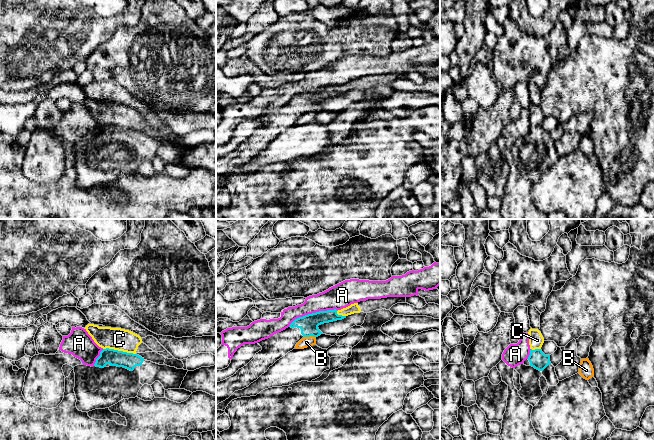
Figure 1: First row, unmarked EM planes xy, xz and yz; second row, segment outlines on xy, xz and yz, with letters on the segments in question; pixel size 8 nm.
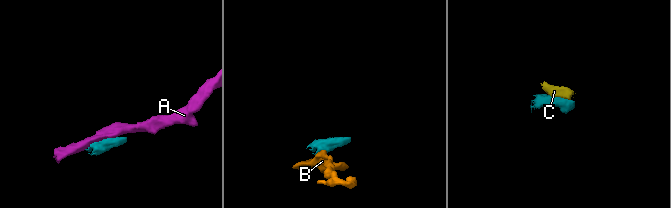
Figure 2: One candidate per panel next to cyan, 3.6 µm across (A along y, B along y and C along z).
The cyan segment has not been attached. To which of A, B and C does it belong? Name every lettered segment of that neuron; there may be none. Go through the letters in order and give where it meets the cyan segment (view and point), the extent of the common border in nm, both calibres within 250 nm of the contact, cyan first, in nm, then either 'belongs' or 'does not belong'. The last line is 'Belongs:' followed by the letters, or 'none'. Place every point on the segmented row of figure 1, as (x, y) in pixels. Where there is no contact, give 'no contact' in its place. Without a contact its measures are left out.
A: meets cyan in xz at (312, 313); contact 420 nm long; 150 nm thick on the cyan side, 190 nm on the other; does not belong
B: meets cyan in xz at (309, 336); contact 110 nm long; 150 nm thick on the cyan side, 80 nm on the other; does not belong
C: meets cyan in xy at (119, 351); contact 260 nm long; 130 nm thick on the cyan side, 180 nm on the other; does not belong
Belongs: none

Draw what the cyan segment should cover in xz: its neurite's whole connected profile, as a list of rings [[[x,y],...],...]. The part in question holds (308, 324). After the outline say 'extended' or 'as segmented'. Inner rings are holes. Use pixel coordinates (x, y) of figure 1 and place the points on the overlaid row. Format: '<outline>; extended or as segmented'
[[[336,309],[319,311],[295,319],[288,328],[258,342],[262,350],[233,376],[216,382],[216,405],[228,399],[235,391],[242,390],[267,372],[277,360],[295,349],[296,344],[304,337],[318,337],[323,334],[318,326],[346,316],[338,315]]]; extended

